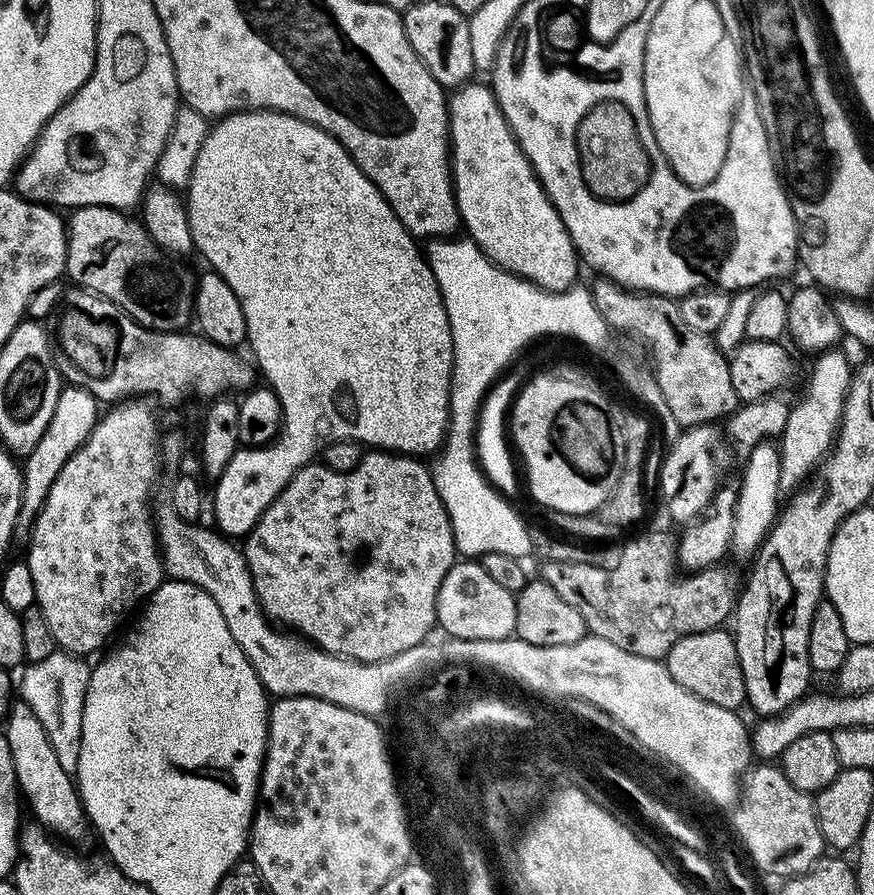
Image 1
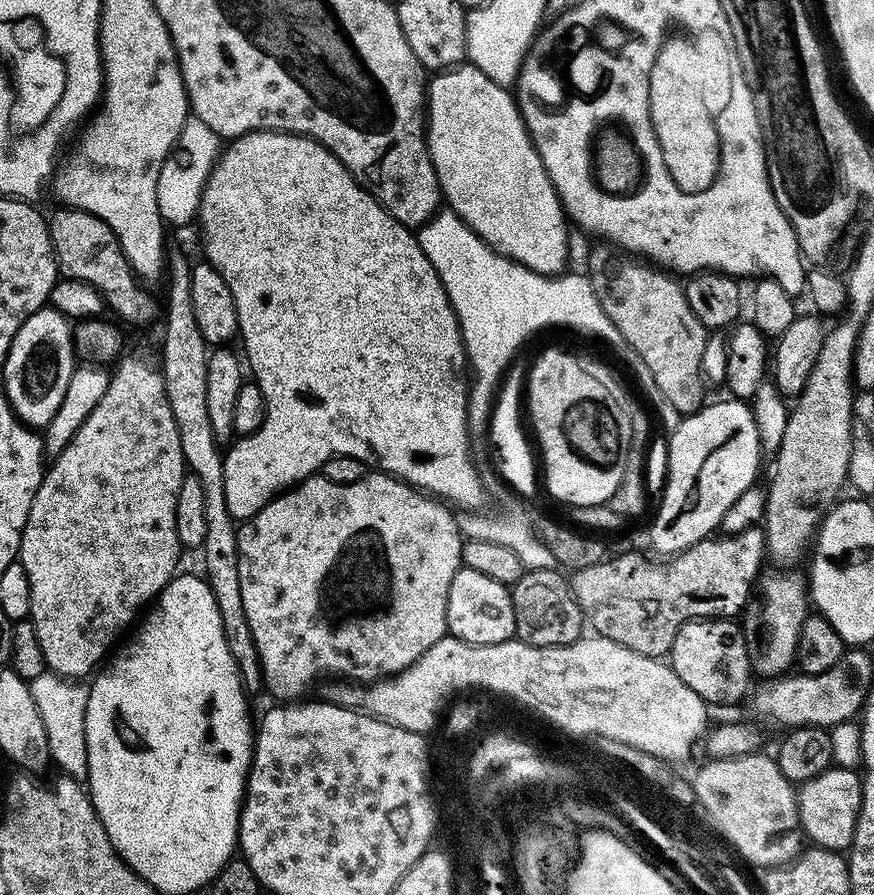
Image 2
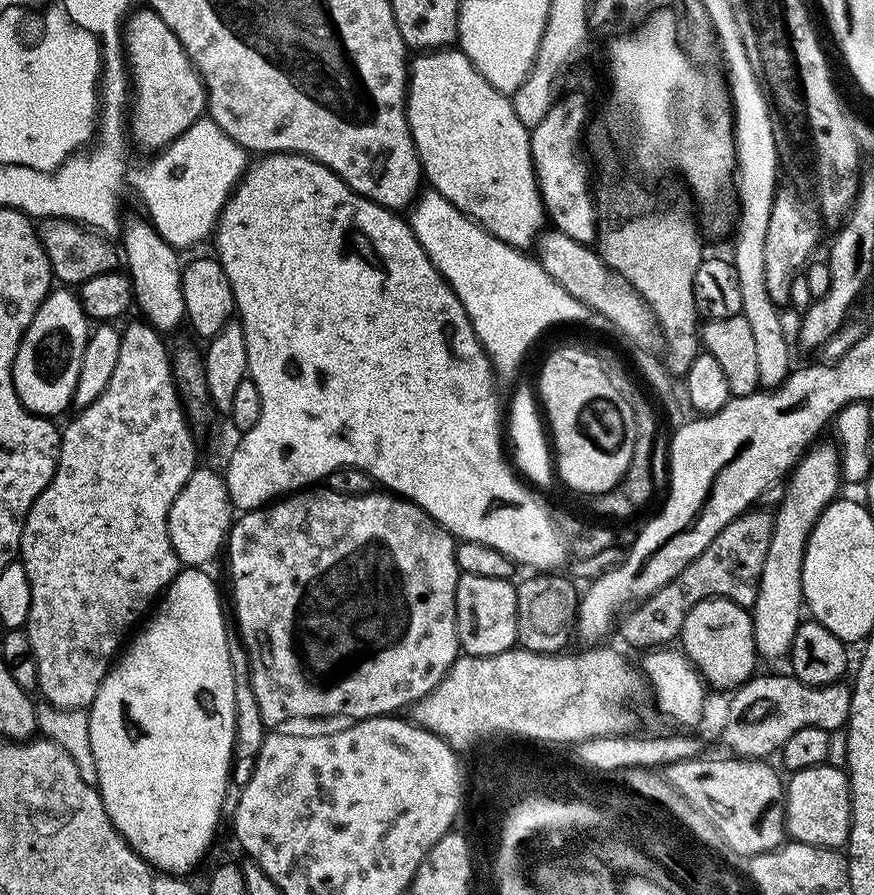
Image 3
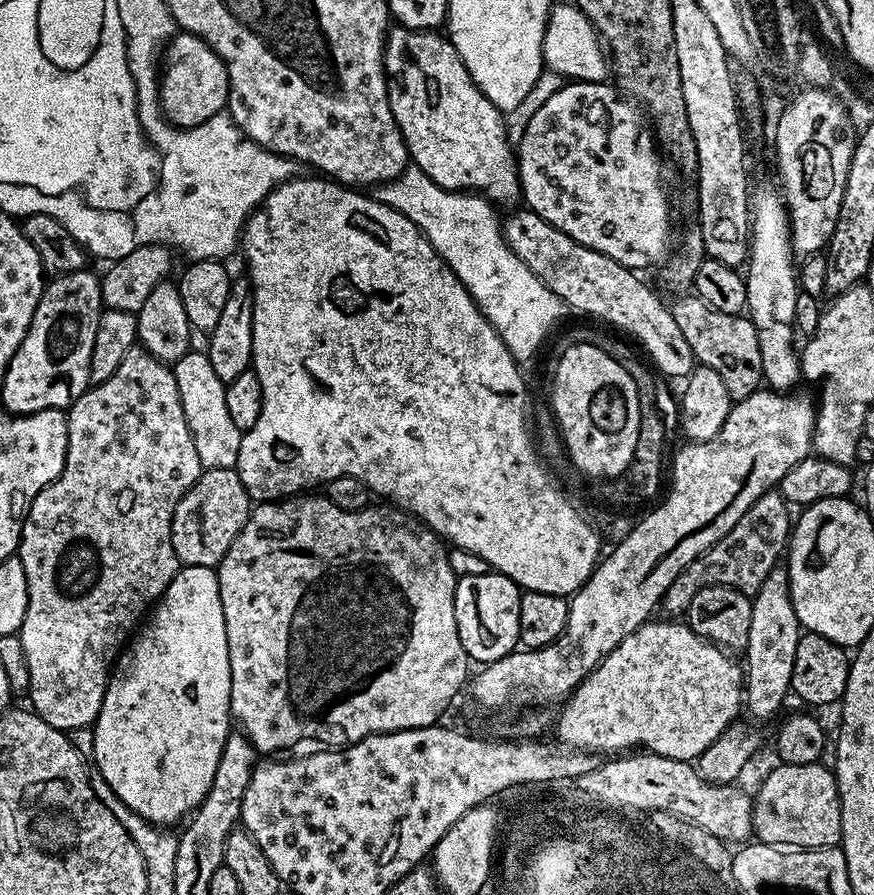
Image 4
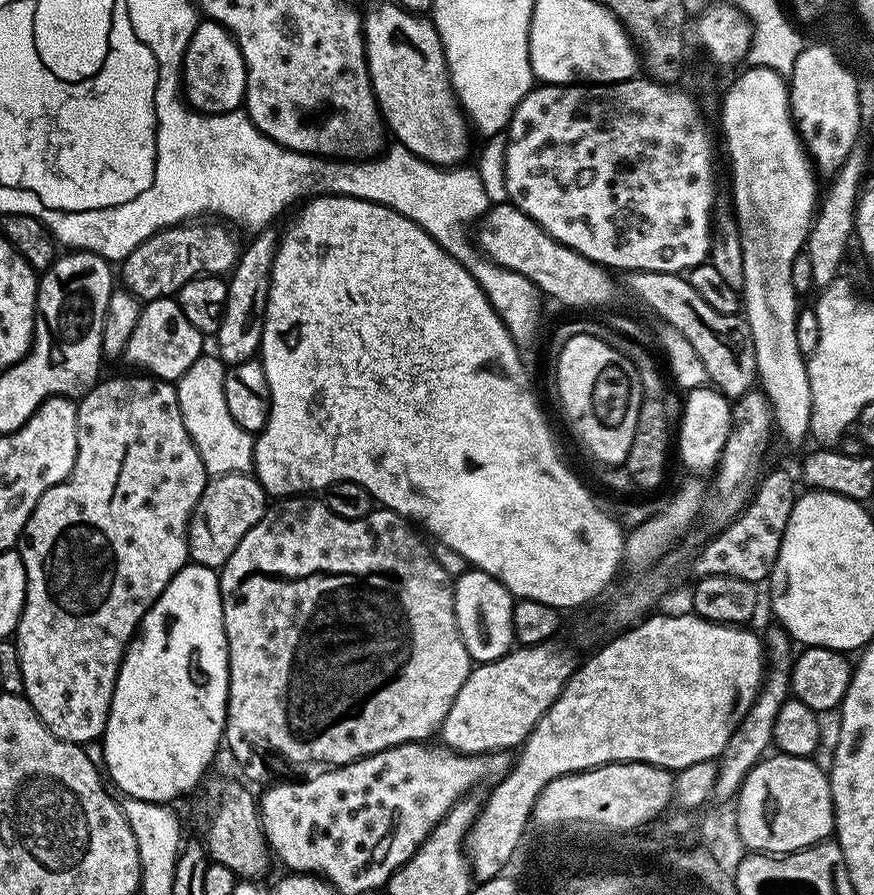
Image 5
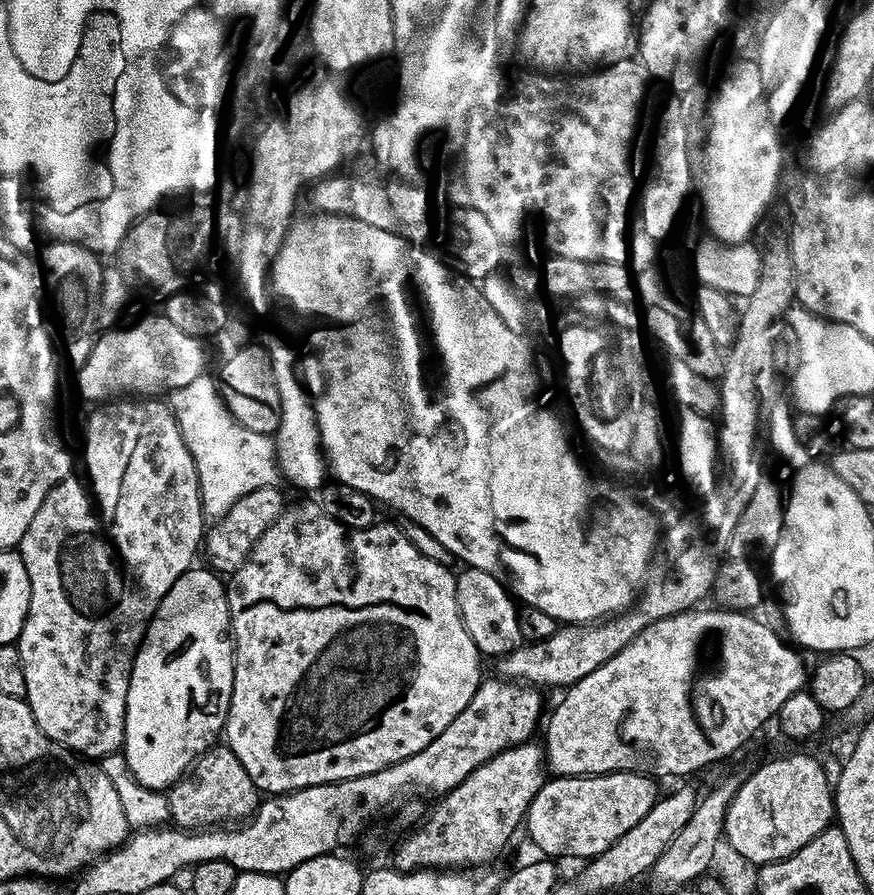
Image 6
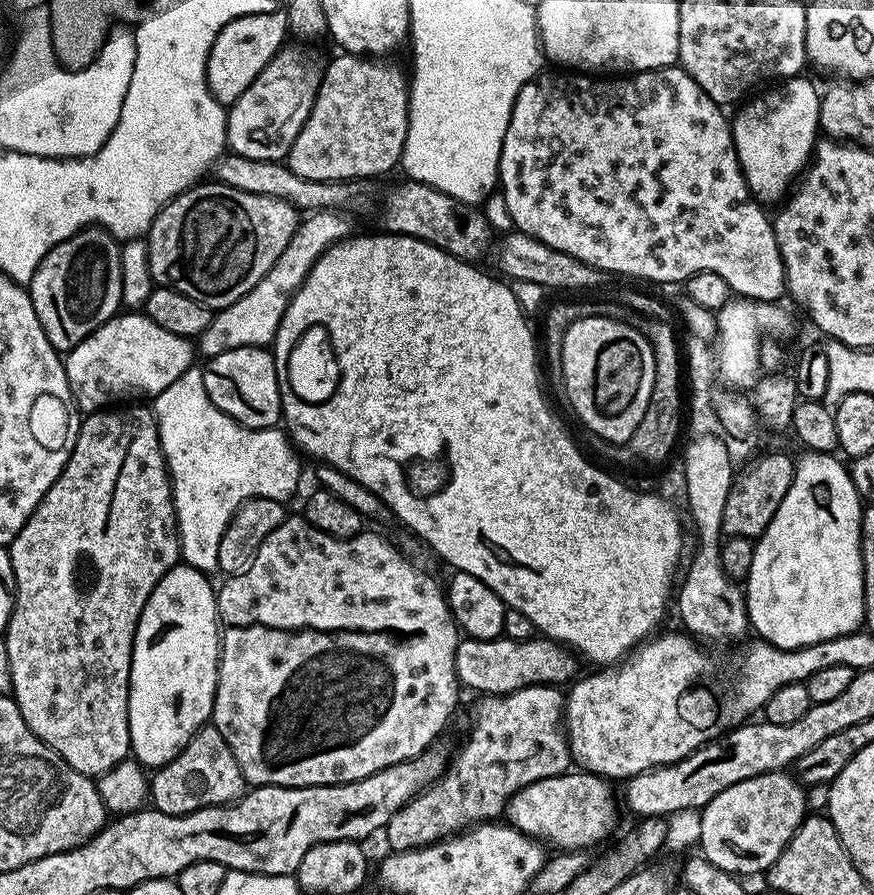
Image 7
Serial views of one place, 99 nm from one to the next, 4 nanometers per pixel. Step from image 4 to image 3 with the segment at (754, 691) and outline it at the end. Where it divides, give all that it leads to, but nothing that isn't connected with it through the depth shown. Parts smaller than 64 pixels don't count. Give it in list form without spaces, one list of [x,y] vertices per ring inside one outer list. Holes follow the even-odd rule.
[[[816,442],[809,447],[796,462],[786,480],[784,499],[780,501],[774,512],[774,534],[770,534],[770,550],[766,550],[766,562],[762,562],[762,578],[758,586],[758,598],[752,605],[752,625],[754,626],[754,642],[756,654],[761,661],[780,660],[789,655],[794,642],[794,634],[802,622],[800,608],[805,607],[804,591],[802,590],[802,562],[806,554],[806,542],[818,522],[818,518],[827,510],[828,505],[837,499],[840,486],[842,487],[840,454],[835,447]]]

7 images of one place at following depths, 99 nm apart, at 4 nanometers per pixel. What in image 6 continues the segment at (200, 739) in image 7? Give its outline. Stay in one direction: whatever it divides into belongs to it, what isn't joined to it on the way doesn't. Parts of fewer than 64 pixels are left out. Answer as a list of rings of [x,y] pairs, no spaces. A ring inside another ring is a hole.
[[[213,746],[196,758],[166,792],[171,823],[185,830],[203,830],[225,822],[240,822],[251,817],[262,796],[250,782],[250,774],[227,746]]]

